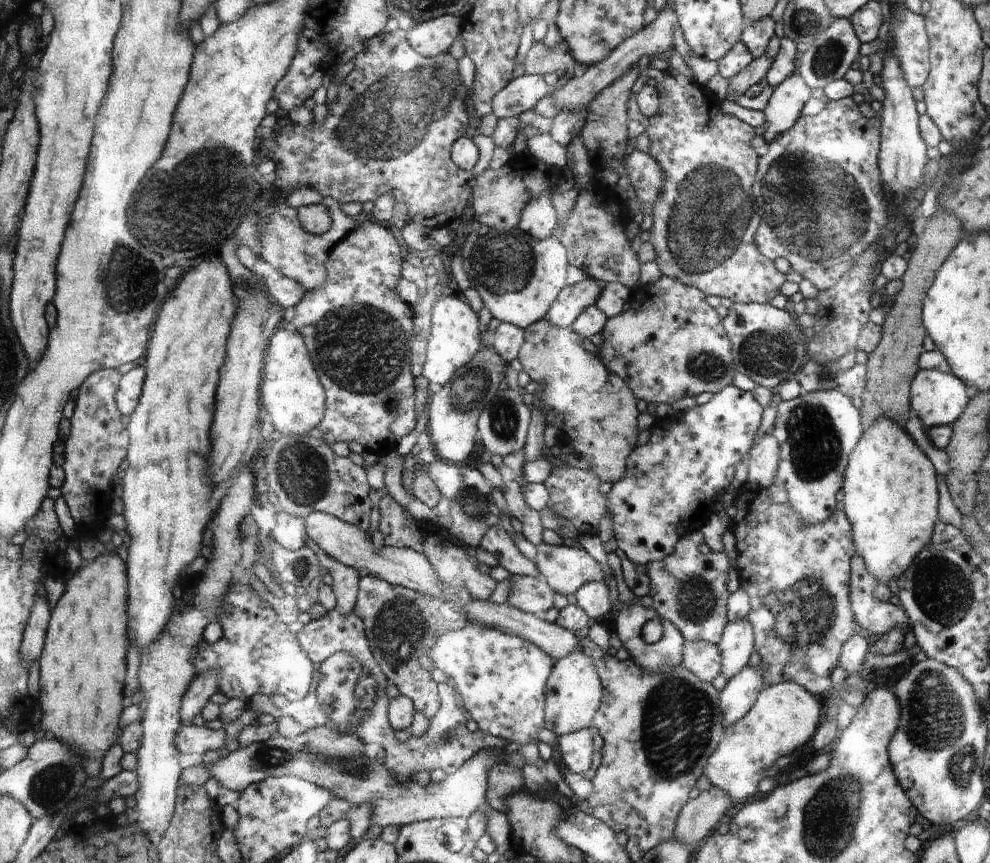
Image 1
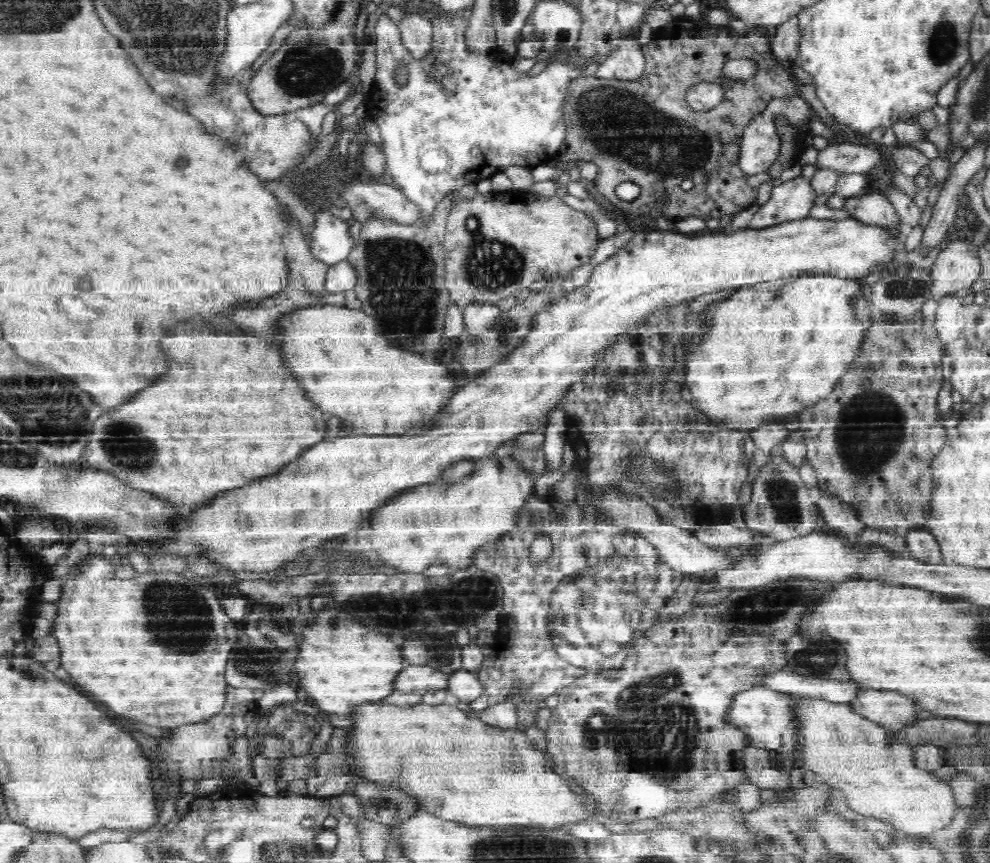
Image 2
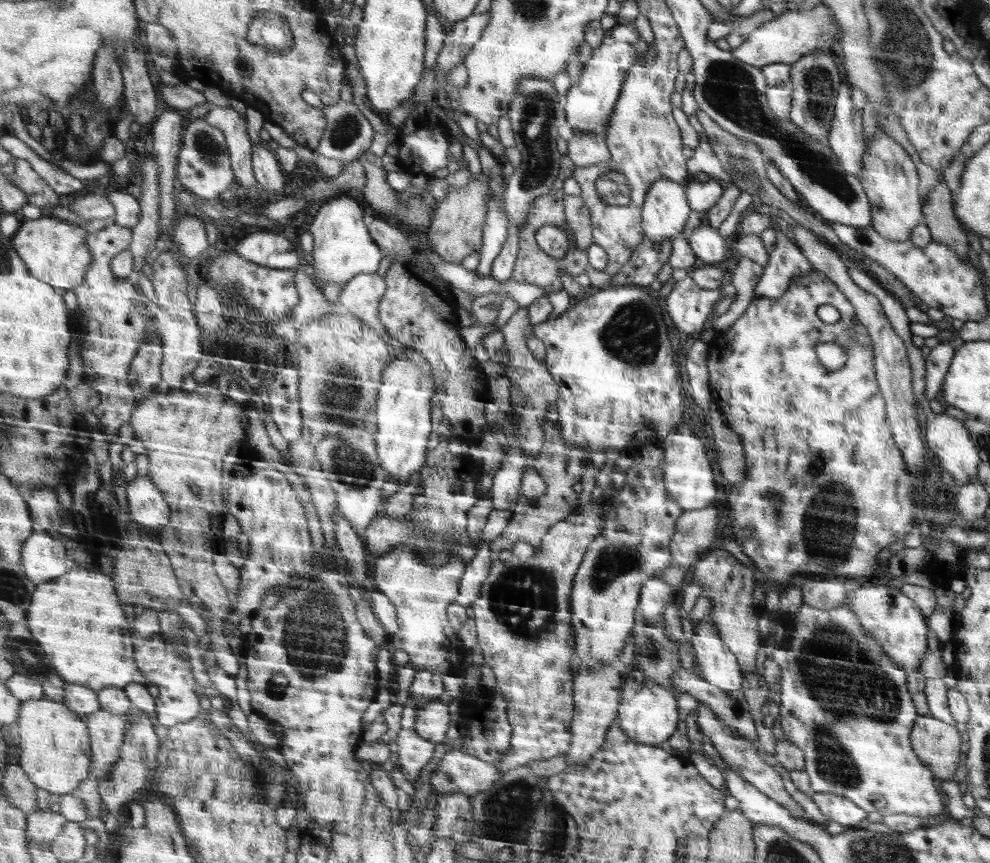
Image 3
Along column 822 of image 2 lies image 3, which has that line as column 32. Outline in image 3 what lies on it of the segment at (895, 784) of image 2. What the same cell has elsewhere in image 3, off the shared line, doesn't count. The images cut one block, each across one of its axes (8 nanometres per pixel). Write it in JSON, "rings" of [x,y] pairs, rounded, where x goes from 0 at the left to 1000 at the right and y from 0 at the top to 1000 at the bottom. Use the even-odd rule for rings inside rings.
{"rings":[[[41,809],[25,813],[21,820],[19,839],[19,867],[21,890],[29,897],[31,906],[49,920],[74,920],[82,906],[94,897],[94,860],[90,839],[70,818],[60,816],[54,809]]]}

